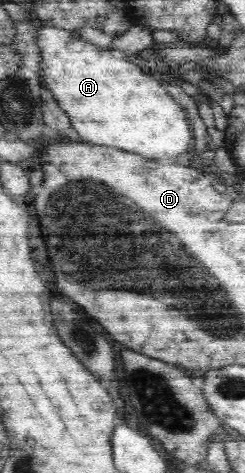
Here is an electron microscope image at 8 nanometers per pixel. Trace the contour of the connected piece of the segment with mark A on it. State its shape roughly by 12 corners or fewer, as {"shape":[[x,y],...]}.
{"shape":[[39,30],[43,83],[80,140],[147,160],[187,112],[134,59]]}

